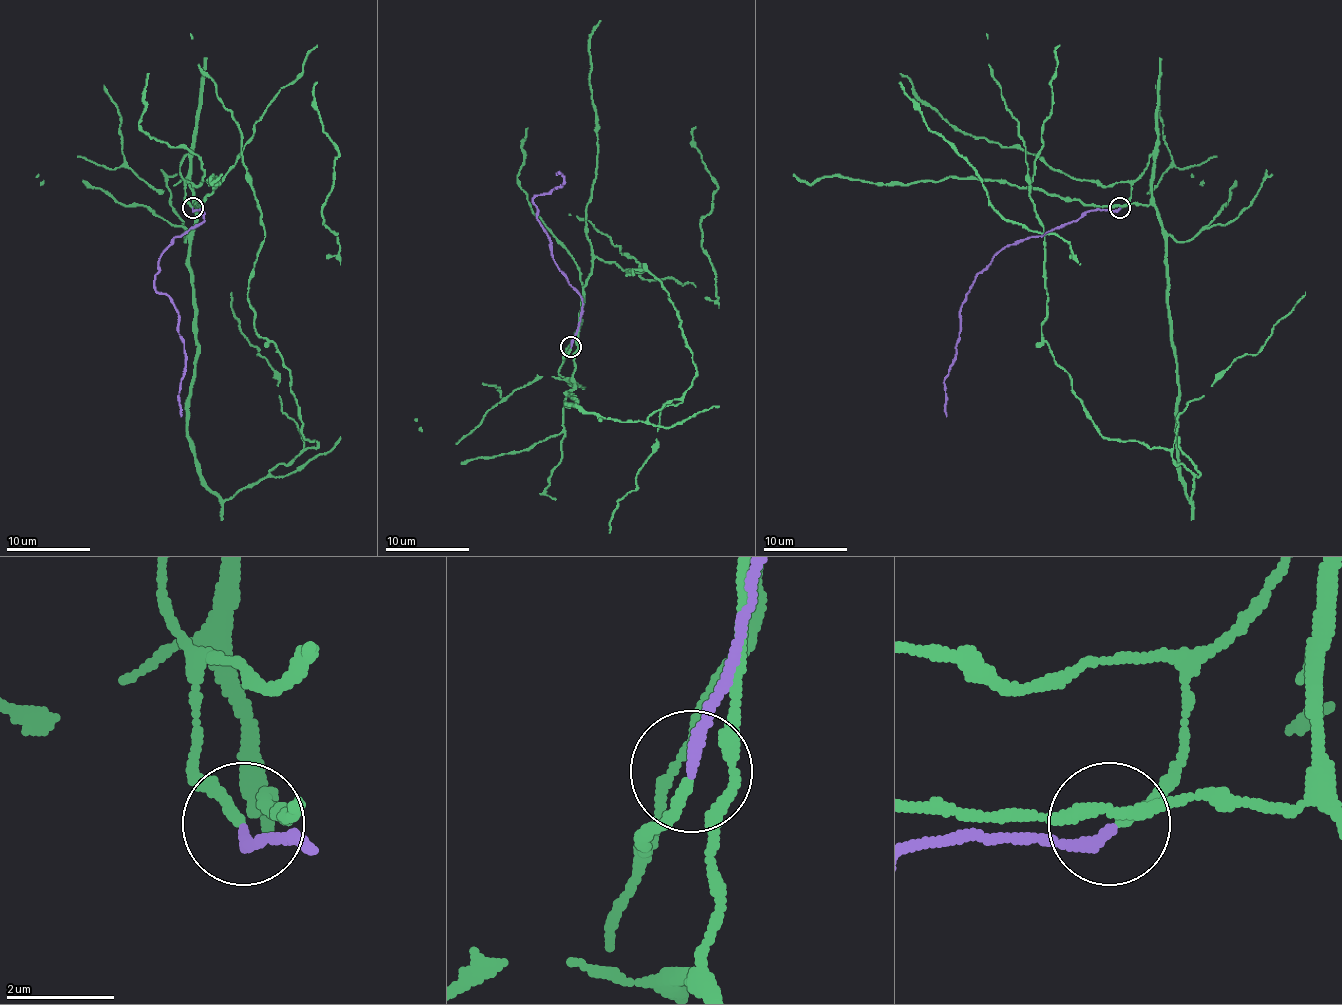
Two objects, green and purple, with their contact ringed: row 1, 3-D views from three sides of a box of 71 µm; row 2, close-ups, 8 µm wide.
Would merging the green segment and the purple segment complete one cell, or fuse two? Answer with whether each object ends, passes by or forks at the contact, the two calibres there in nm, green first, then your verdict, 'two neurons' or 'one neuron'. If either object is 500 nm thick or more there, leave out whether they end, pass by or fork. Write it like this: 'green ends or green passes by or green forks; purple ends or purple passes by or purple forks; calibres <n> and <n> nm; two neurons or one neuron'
green passes by; purple ends; calibres 130 and 220 nm; one neuron

